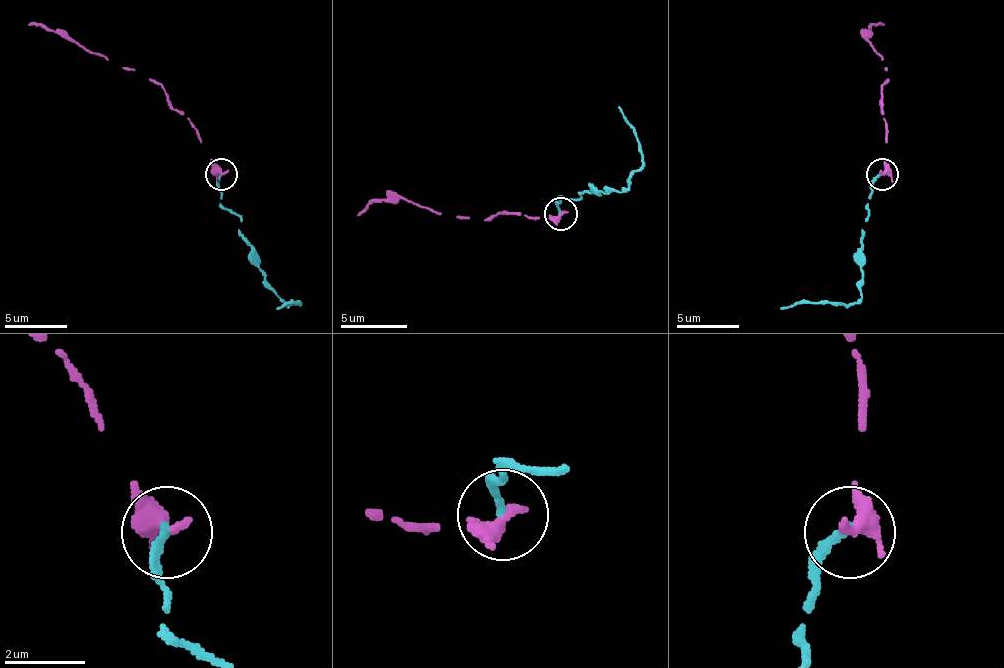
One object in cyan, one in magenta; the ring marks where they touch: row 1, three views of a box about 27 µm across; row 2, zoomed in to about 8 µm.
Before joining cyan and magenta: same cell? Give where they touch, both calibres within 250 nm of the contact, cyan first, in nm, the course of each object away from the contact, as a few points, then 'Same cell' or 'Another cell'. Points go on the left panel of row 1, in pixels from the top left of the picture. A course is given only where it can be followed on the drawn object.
Place: (221, 174). Thickness 200 nm (cyan) against 360 nm. Course of cyan: (220, 173), (220, 202), (239, 217), (239, 236), (252, 249), (252, 262), (286, 302), (299, 302), (277, 309). Course of magenta: (220, 173), (198, 129), (170, 104), (161, 85), (28, 22). Same cell

